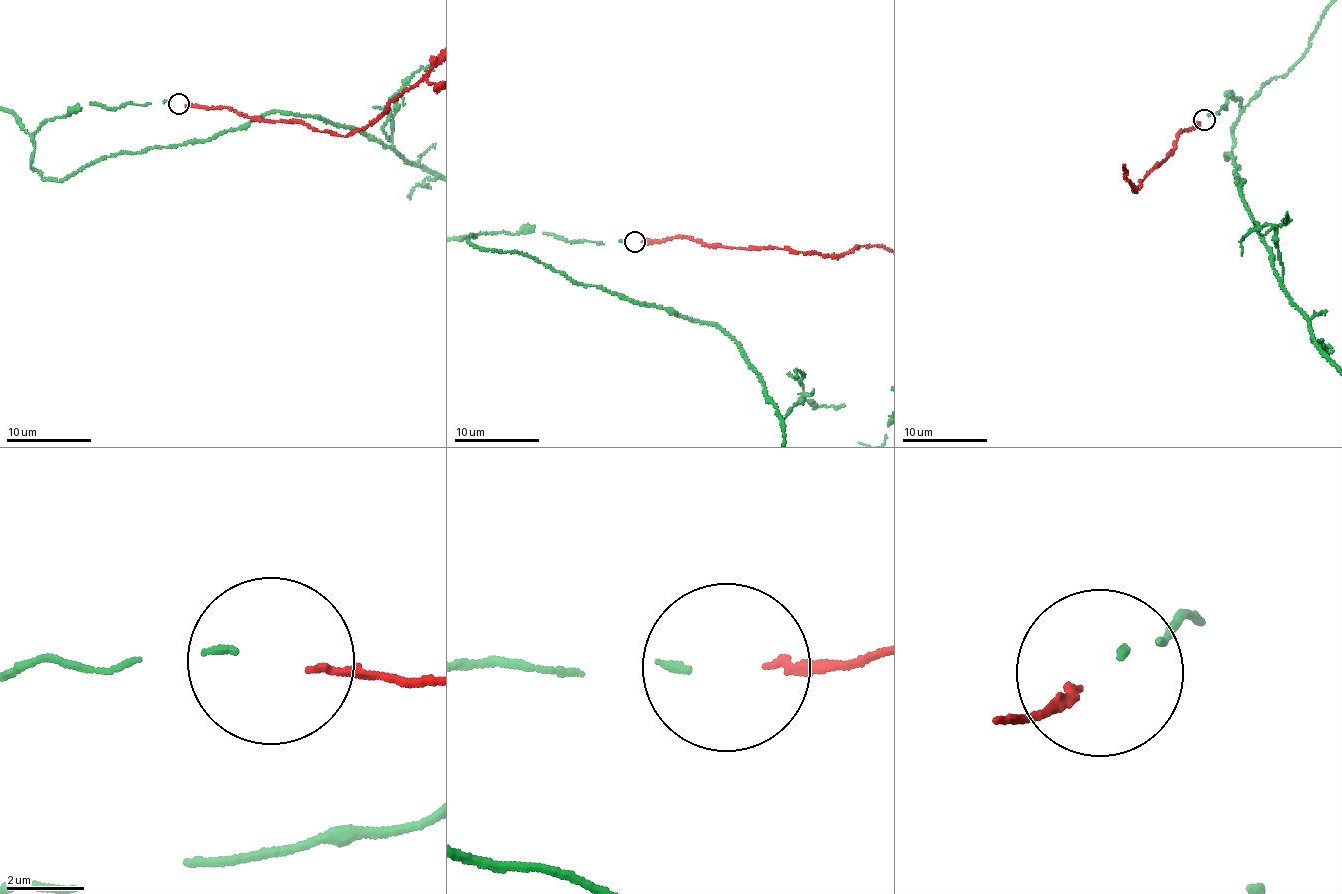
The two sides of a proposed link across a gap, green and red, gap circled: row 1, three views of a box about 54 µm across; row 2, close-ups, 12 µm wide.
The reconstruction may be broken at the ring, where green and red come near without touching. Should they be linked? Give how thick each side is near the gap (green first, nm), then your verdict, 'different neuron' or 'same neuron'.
170/190 nm | same neuron

